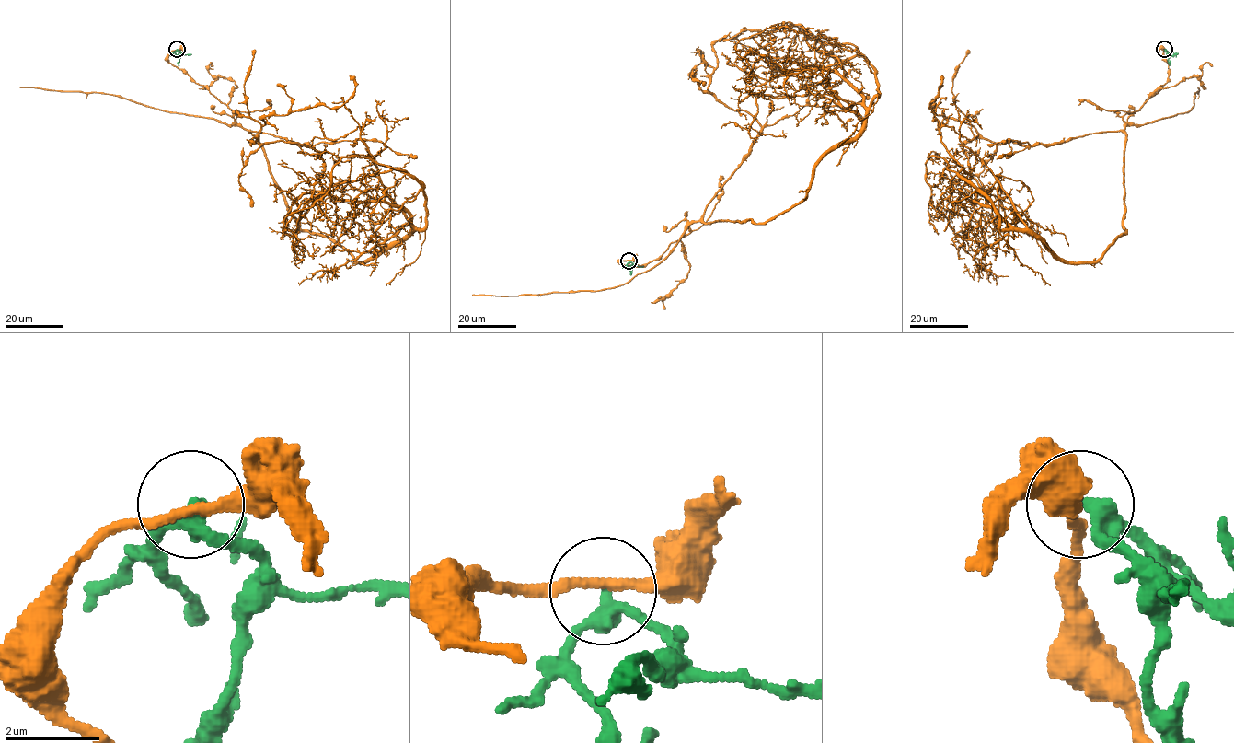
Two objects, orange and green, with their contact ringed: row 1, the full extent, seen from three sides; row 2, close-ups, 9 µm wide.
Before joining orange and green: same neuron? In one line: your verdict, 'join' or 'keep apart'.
keep apart

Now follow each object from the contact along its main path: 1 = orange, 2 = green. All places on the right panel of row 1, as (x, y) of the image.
1: (1163, 49), (1168, 81), (1124, 129), (1126, 231), (1092, 261), (1002, 230), (928, 157), (931, 203), (979, 262)
2: (1163, 49), (1168, 52), (1170, 65)

